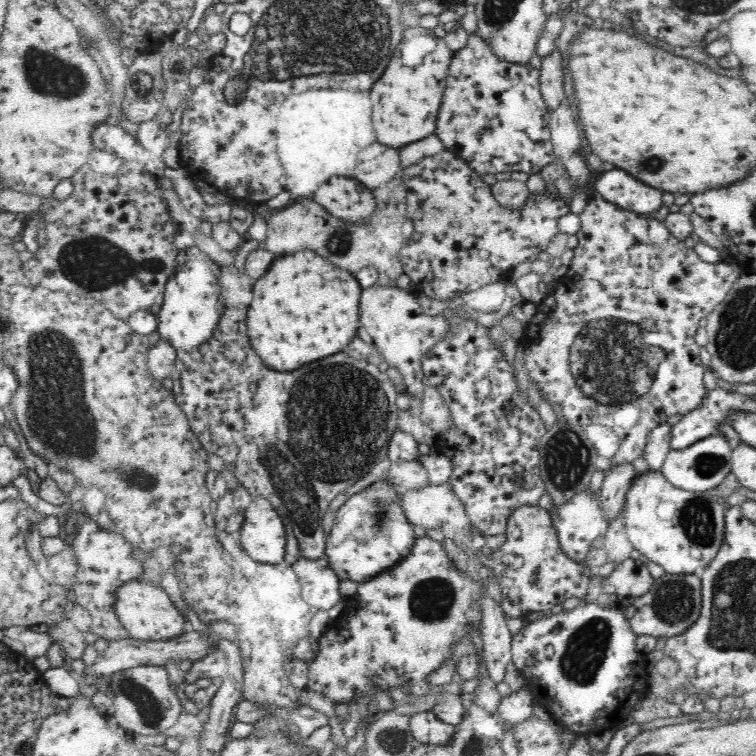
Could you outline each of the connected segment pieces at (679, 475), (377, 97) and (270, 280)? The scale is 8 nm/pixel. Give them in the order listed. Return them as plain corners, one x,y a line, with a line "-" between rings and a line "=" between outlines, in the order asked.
723,433
696,440
694,444
688,444
682,450
671,449
664,460
660,472
671,484
686,491
731,492
731,456
734,443
735,441
729,433
=
423,25
402,33
402,40
390,56
390,64
386,64
374,88
367,91
378,143
400,149
434,135
453,54
443,40
441,27
=
311,251
286,257
276,256
268,272
259,280
241,286
247,300
247,335
252,350
272,370
290,372
302,368
312,360
322,360
330,354
342,352
350,340
362,334
359,324
361,286
351,273
338,268

